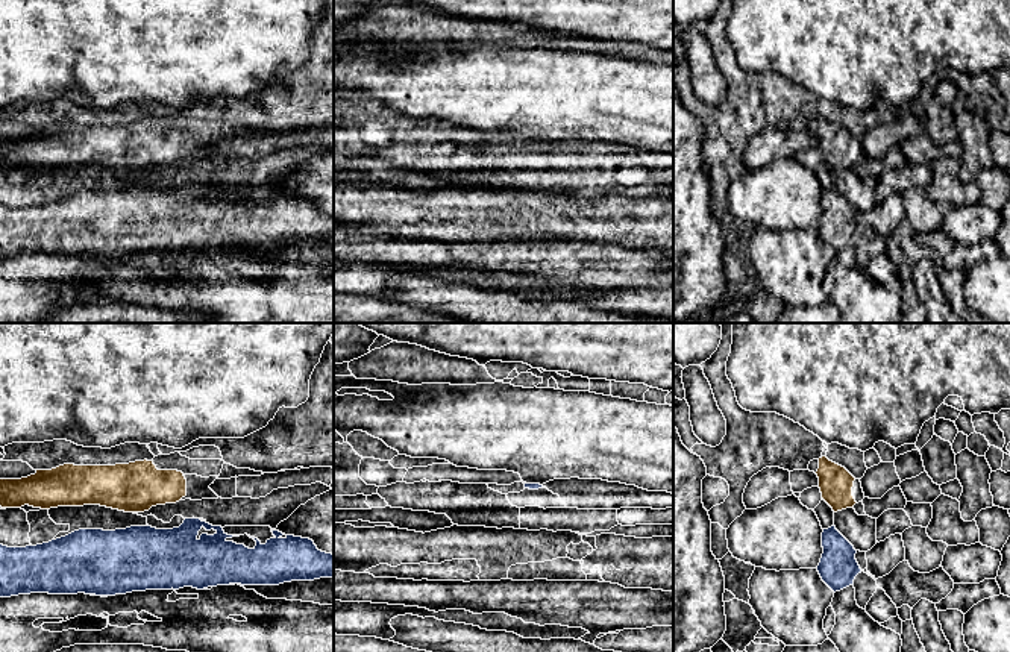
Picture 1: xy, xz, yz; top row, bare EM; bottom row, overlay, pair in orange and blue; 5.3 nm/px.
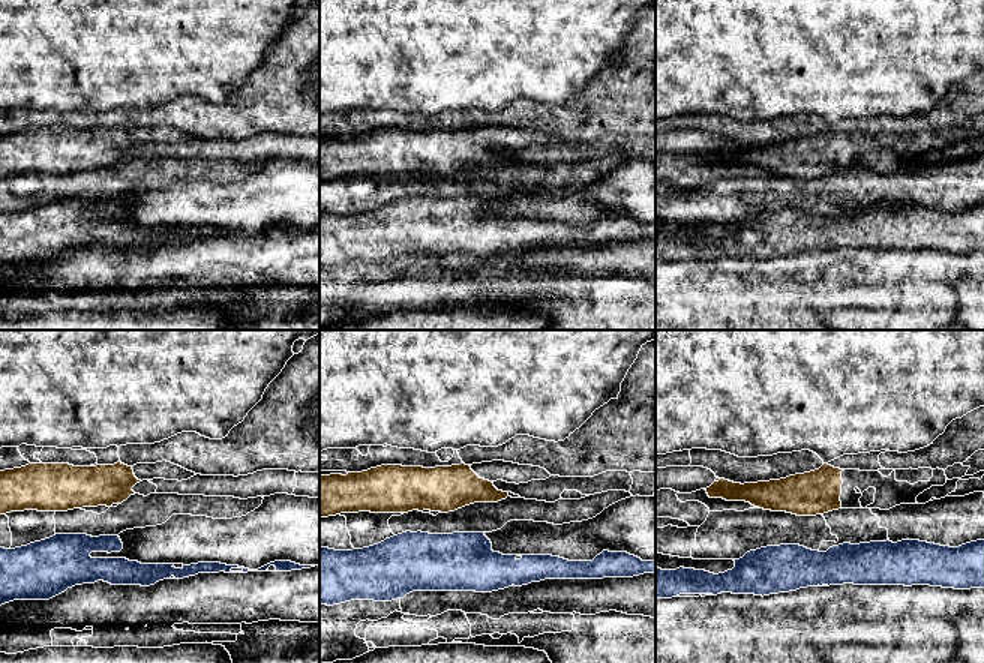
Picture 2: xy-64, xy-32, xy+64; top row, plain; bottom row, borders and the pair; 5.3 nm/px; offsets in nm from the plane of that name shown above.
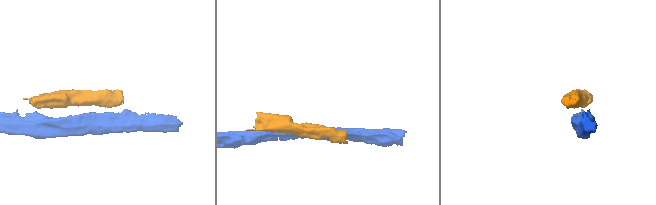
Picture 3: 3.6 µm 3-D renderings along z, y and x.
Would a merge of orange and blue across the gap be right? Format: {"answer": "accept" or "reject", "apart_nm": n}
{"answer": "reject", "apart_nm": 70}

